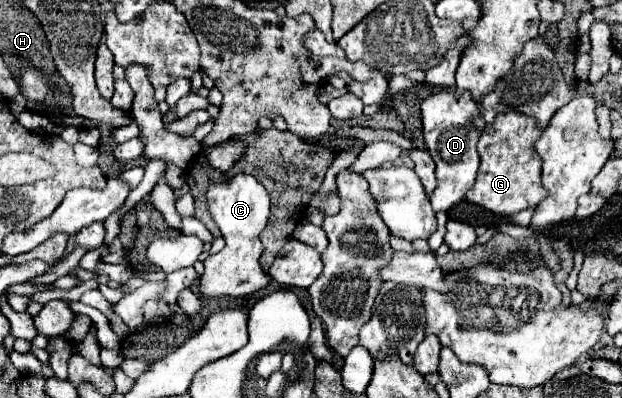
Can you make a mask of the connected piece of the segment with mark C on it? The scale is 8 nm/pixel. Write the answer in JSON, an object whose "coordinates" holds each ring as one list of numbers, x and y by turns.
{"coordinates":[[237,172,233,178,225,180,225,182,215,182,215,184,209,186,207,204,209,204,209,214,213,218,213,222,219,226,219,230,221,230,227,244,221,252,211,254,205,260,205,272,201,276,199,292,205,294,205,296,211,296,211,298,217,298,217,296,235,296,235,298,239,298,239,296,255,294,257,290,265,288,269,284,271,276,265,274,261,270,261,264,259,264,259,258,263,252,260,233,265,229,267,218,269,218,269,194,263,188,263,184,259,180,255,180,253,176,245,174,245,172]]}

